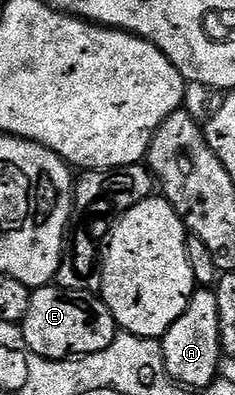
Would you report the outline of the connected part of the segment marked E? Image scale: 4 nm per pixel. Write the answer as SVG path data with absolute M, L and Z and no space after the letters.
M58 286L32 291L29 314L25 314L21 327L29 350L46 360L92 356L110 346L117 335L115 319L103 299L85 292L67 292Z

